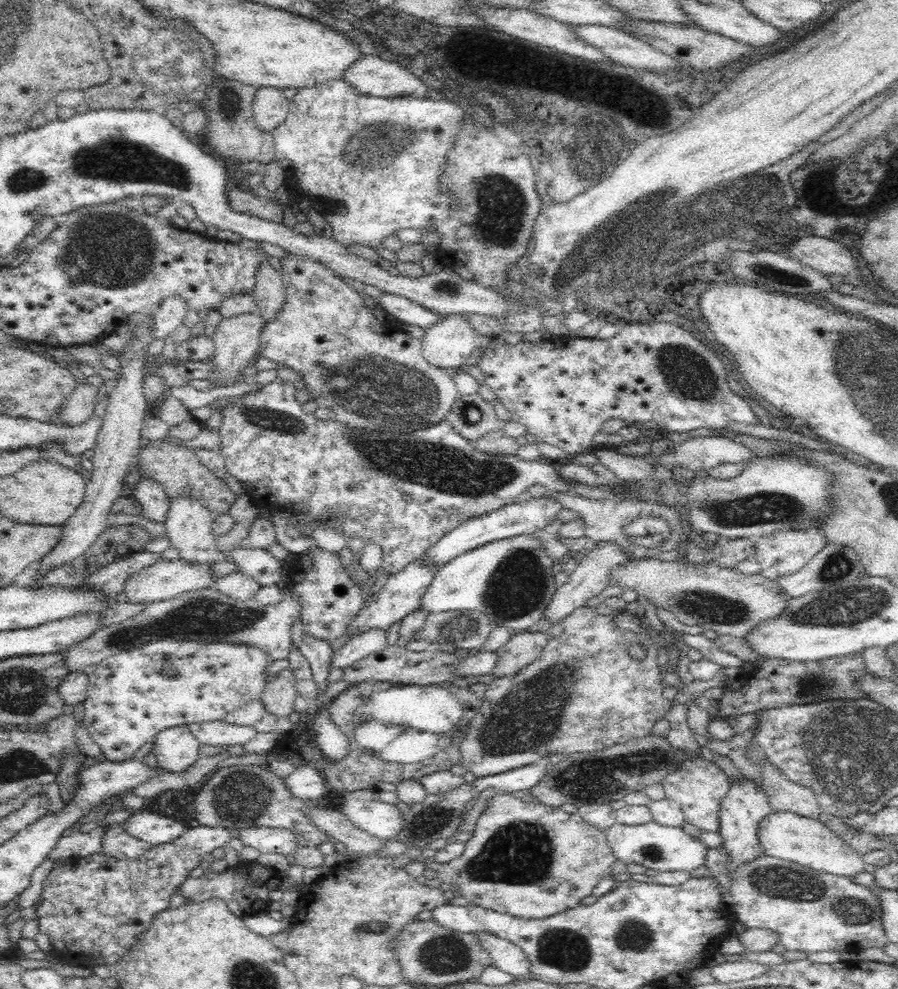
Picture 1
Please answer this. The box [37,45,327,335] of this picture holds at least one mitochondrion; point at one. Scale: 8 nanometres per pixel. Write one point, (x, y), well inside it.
(110, 252)

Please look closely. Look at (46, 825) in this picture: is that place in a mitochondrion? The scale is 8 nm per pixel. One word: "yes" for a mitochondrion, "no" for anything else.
no

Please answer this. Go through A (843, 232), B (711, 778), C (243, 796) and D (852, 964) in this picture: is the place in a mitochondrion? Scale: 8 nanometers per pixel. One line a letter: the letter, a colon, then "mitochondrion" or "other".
A: other
B: other
C: mitochondrion
D: other

